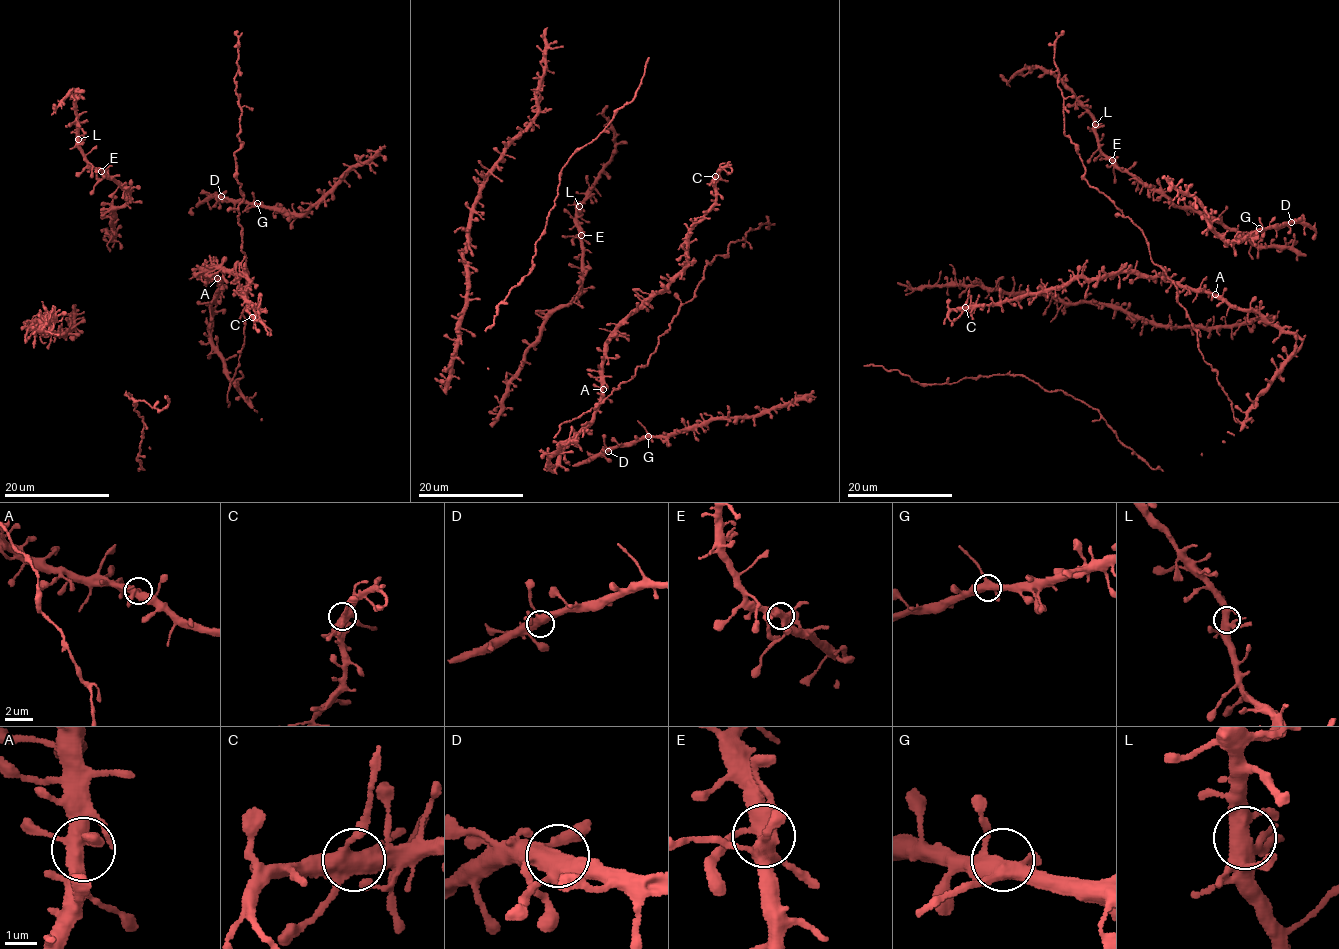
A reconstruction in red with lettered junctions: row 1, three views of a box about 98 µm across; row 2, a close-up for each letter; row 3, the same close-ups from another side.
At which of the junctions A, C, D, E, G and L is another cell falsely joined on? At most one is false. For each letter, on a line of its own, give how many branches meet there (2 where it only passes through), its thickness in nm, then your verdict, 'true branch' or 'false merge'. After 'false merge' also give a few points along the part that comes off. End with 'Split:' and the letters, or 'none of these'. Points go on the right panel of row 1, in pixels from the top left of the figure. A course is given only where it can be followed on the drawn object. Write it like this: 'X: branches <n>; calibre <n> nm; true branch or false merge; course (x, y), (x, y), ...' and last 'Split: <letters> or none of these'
A: branches 5; calibre 420 nm; true branch
C: branches 5; calibre 460 nm; true branch
D: branches 5; calibre 440 nm; true branch
E: branches 5; calibre 440 nm; true branch
G: branches 5; calibre 440 nm; true branch
L: branches 5; calibre 460 nm; true branch
Split: none of these

